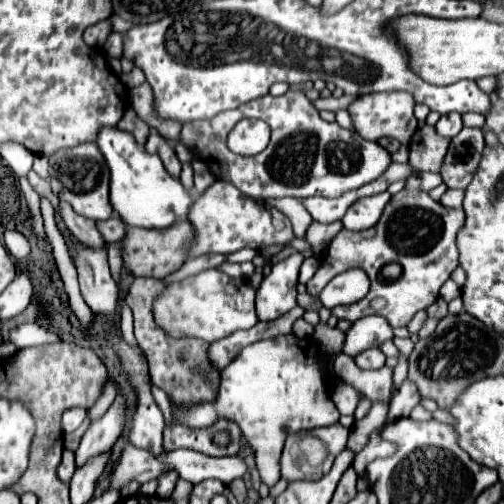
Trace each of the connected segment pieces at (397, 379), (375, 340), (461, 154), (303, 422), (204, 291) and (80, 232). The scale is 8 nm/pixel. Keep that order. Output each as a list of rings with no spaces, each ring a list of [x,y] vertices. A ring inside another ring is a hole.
[[[401,355],[397,367],[393,369],[393,387],[391,387],[391,397],[395,395],[395,391],[399,389],[399,385],[405,381],[405,377],[407,377],[407,357]]]
[[[373,315],[369,319],[359,319],[357,323],[353,323],[345,335],[347,339],[343,345],[343,353],[353,357],[365,349],[379,347],[385,339],[393,339],[393,329],[389,327],[389,323],[385,323],[385,319]]]
[[[461,129],[461,133],[451,139],[441,167],[443,183],[449,189],[465,189],[473,181],[483,149],[485,143],[481,129]]]
[[[289,333],[277,339],[257,341],[245,347],[221,373],[219,397],[215,403],[195,405],[187,411],[177,411],[177,415],[181,415],[181,421],[189,427],[207,427],[217,417],[233,419],[241,427],[249,447],[253,447],[261,479],[267,487],[273,487],[281,477],[279,457],[289,433],[309,431],[339,421],[335,403],[325,395],[325,383],[317,367],[311,339],[297,339]]]
[[[219,269],[201,271],[179,283],[171,283],[155,301],[155,319],[165,331],[177,337],[199,337],[209,343],[229,337],[235,331],[253,327],[259,317],[255,311],[255,289],[247,279],[235,279]]]
[[[61,201],[61,217],[65,221],[65,225],[71,229],[71,233],[77,237],[77,241],[89,249],[105,249],[107,243],[101,237],[97,225],[93,219],[81,217],[73,211],[73,207],[65,201]]]

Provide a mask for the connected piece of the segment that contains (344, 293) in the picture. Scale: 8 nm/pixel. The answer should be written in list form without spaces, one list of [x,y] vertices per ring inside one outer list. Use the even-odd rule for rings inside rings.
[[[349,269],[325,285],[319,299],[323,307],[333,309],[337,305],[351,305],[369,291],[369,277],[361,269]]]

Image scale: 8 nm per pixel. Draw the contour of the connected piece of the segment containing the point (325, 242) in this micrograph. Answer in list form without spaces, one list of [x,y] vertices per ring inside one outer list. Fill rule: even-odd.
[[[313,221],[307,229],[306,239],[312,247],[314,256],[317,259],[321,259],[325,254],[325,249],[329,247],[331,239],[343,229],[341,221],[335,221],[335,223],[317,223]]]

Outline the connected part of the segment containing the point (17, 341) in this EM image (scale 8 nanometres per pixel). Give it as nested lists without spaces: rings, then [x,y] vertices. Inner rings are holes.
[[[23,323],[23,325],[17,325],[9,331],[9,341],[17,349],[23,349],[23,347],[55,343],[55,341],[59,341],[59,337],[55,333],[49,333],[47,329],[39,327],[37,323]]]

